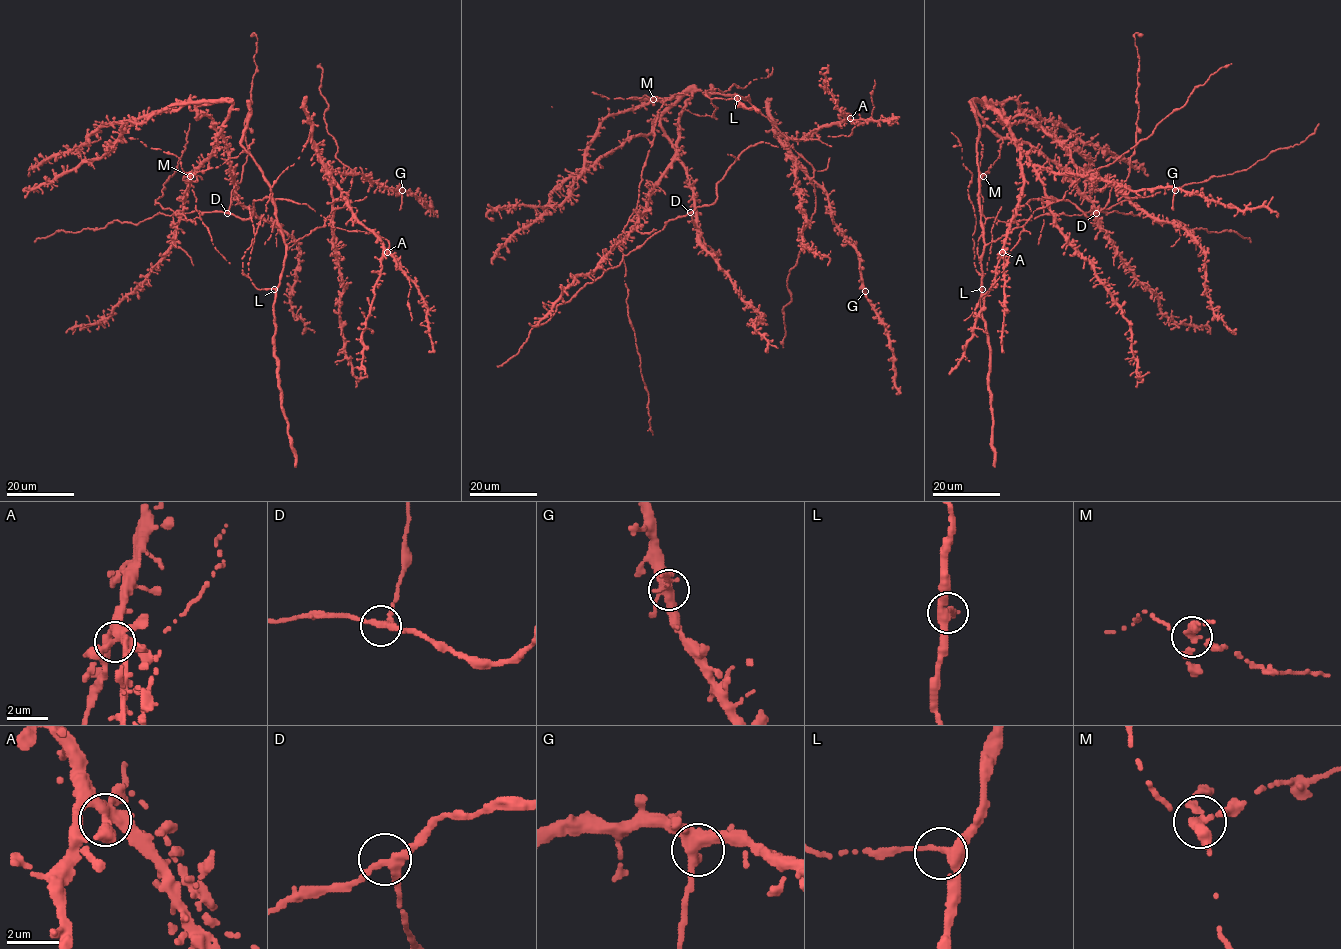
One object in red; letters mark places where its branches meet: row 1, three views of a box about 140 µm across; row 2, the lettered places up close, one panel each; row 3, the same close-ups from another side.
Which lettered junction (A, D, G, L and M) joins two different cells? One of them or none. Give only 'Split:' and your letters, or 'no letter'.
Split: M

